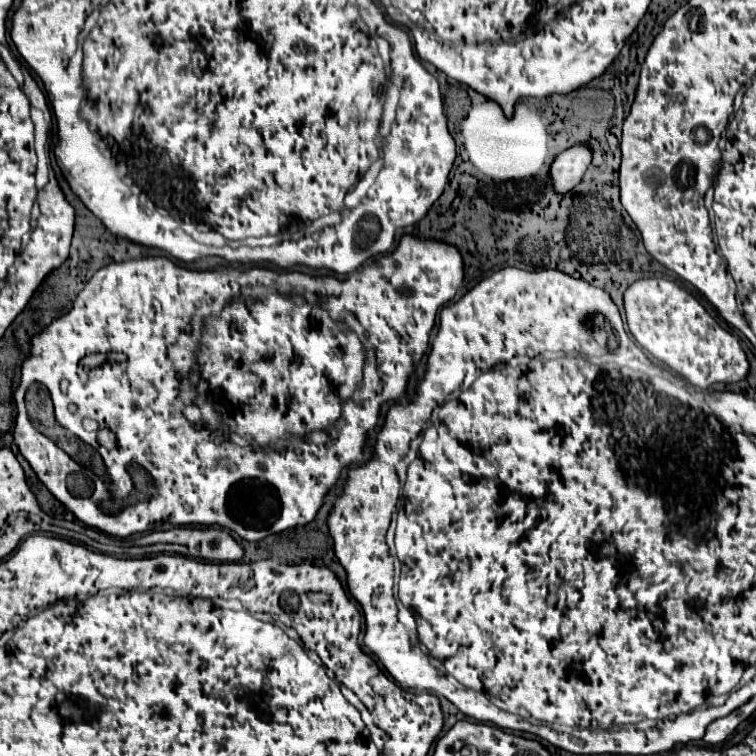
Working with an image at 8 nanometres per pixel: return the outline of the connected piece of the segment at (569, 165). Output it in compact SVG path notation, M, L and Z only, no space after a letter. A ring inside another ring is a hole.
M575 143L565 149L551 165L551 179L559 193L571 191L577 183L581 183L585 171L593 161L593 149L589 143Z

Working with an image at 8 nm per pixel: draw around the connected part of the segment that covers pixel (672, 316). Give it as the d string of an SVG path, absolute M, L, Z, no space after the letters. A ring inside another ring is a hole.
M639 279L625 291L625 315L631 335L651 361L667 365L693 387L703 391L715 383L739 383L749 377L749 361L739 338L725 331L703 305L679 285L667 279Z

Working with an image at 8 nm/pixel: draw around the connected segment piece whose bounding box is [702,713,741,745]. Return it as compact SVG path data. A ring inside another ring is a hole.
M731 713L727 717L721 717L721 719L715 719L709 727L707 727L707 733L703 737L703 742L707 745L715 745L725 741L733 731L735 727L741 723L739 715L737 713Z

